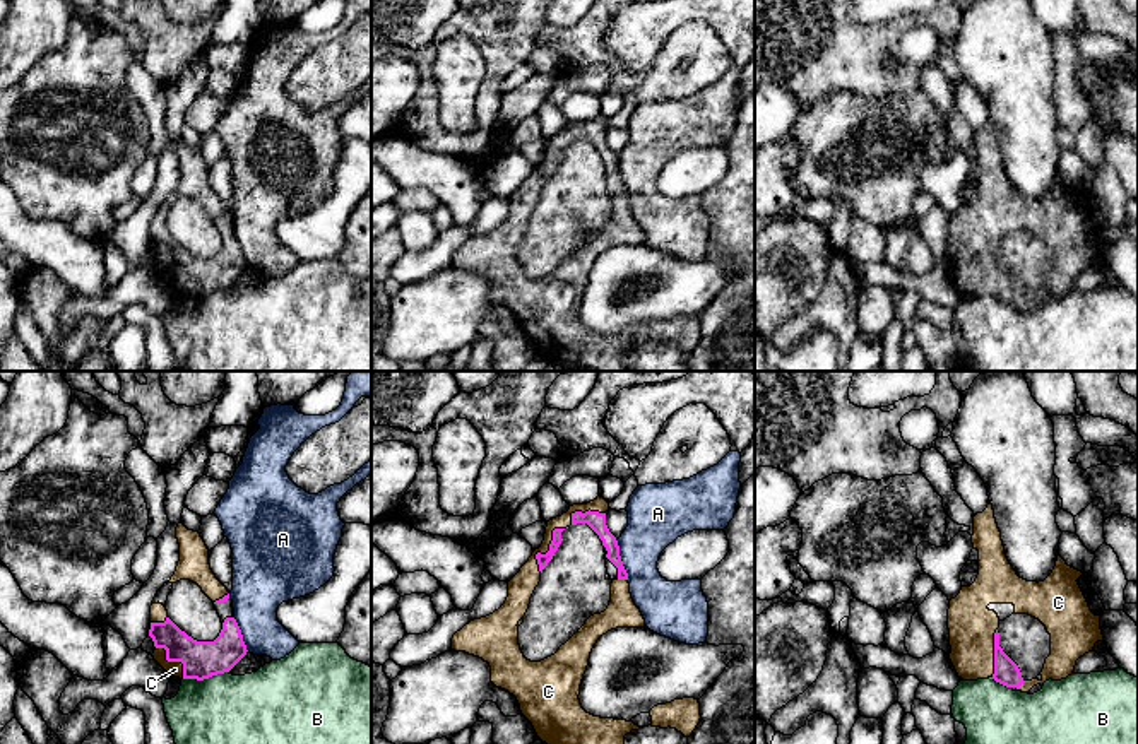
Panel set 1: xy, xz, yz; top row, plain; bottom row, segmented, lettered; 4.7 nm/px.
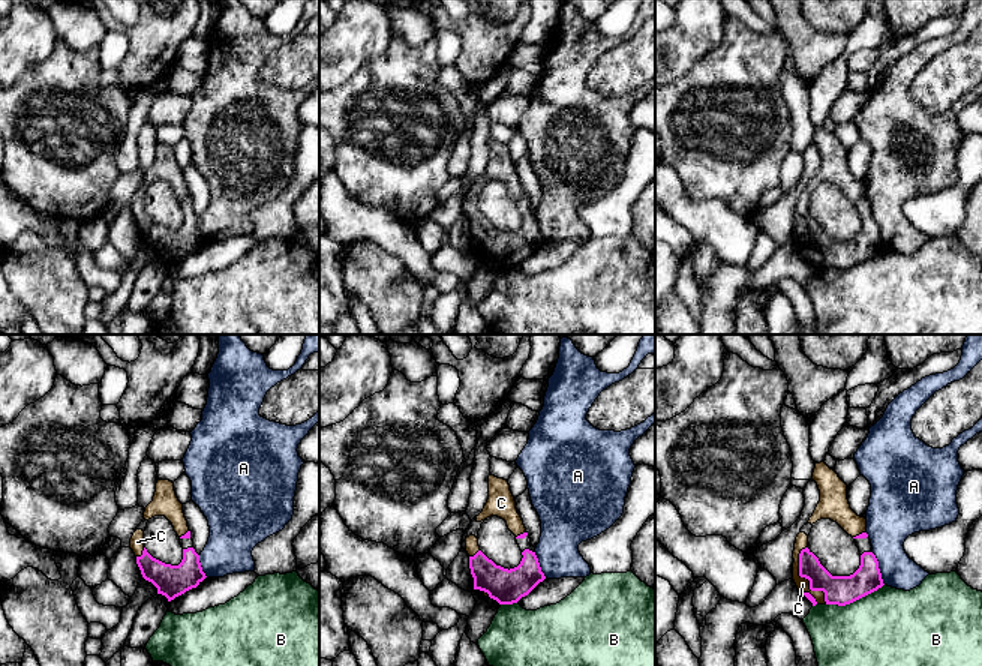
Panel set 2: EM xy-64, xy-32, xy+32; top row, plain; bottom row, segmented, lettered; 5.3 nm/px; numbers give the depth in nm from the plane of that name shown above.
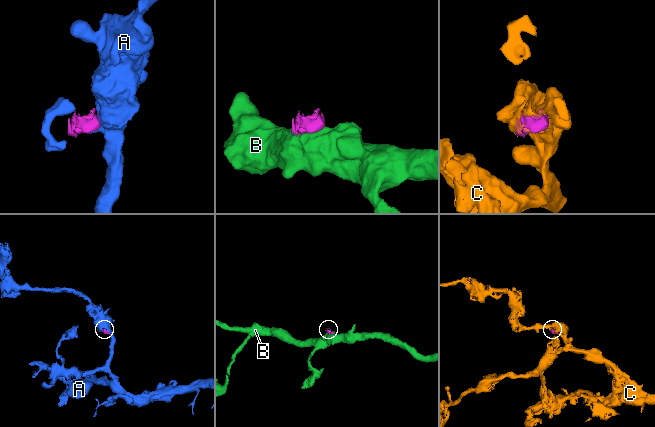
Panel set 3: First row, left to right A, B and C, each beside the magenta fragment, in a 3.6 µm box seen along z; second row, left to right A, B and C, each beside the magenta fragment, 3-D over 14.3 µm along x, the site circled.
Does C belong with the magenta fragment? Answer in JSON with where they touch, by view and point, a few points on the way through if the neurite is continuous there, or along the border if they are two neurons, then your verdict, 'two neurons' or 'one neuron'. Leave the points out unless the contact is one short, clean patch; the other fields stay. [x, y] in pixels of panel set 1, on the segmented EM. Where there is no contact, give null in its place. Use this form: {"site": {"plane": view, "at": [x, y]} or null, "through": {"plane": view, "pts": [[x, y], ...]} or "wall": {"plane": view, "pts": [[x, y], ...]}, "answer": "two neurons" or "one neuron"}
{"site": {"plane": "xz", "at": [550, 548]}, "answer": "one neuron"}

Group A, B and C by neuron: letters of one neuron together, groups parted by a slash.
A / B / C

